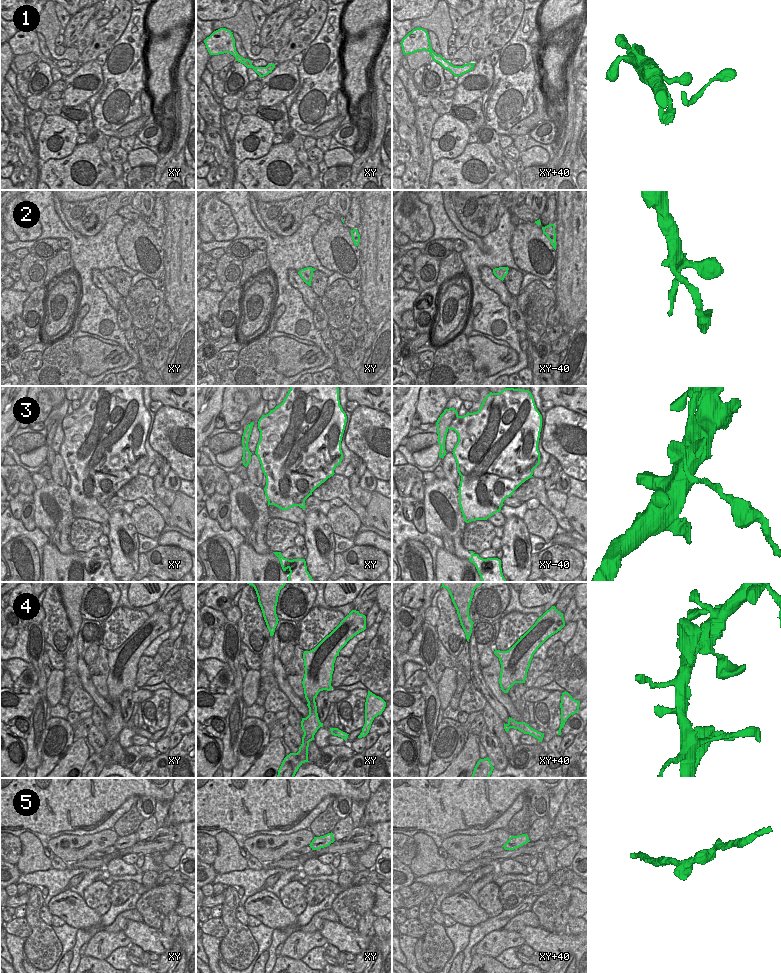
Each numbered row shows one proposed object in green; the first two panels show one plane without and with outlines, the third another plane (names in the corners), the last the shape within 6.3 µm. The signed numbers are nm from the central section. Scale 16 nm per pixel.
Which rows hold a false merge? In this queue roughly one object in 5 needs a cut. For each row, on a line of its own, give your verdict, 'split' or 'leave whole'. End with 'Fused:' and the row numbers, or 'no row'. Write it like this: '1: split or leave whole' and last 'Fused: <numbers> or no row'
1: leave whole
2: leave whole
3: split
4: leave whole
5: leave whole
Fused: 3

